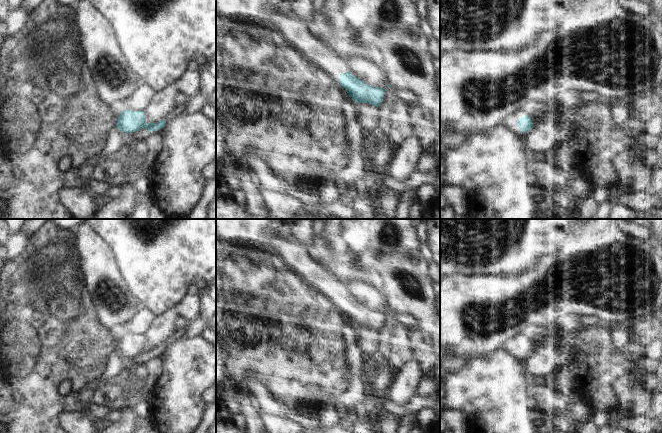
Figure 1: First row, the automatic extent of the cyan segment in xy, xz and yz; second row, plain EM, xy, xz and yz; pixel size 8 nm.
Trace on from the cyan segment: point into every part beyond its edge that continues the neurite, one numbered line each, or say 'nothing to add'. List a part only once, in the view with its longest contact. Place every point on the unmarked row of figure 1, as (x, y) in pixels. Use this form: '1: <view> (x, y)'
1: yz (511, 345)

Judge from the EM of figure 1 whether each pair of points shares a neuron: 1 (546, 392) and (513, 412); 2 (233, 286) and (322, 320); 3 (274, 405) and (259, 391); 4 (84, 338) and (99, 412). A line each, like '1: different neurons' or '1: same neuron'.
1: different neurons
2: same neuron
3: same neuron
4: different neurons

